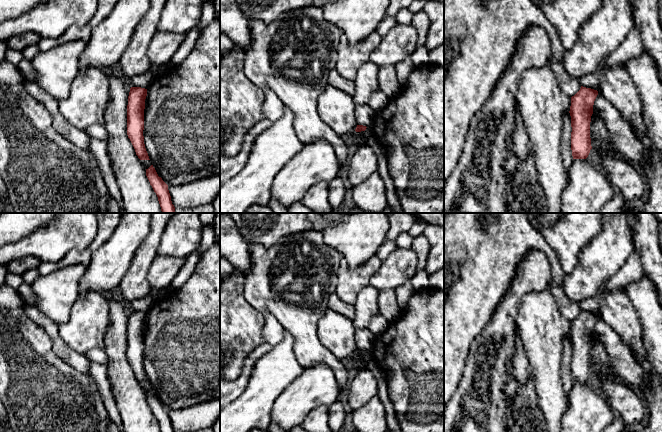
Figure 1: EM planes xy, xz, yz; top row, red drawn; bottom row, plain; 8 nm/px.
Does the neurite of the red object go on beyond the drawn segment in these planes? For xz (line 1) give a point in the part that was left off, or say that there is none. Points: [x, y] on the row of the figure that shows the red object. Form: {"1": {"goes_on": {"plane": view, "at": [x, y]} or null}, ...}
{"1": {"goes_on": null}}

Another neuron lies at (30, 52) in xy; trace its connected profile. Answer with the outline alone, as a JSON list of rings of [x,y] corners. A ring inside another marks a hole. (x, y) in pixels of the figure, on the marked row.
[[[37,44],[28,46],[22,50],[23,57],[29,61],[31,61],[39,52],[40,49]]]

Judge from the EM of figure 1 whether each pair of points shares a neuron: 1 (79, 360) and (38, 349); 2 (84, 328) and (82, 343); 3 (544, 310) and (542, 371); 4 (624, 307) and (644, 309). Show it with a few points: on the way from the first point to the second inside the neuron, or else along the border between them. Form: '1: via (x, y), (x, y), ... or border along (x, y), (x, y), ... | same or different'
1: border along (46, 332), (51, 340), (52, 350), (74, 368) | different
2: via (83, 332), (82, 339) | same
3: via (542, 325), (542, 356) | same
4: border along (624, 292), (635, 309), (642, 329) | different

